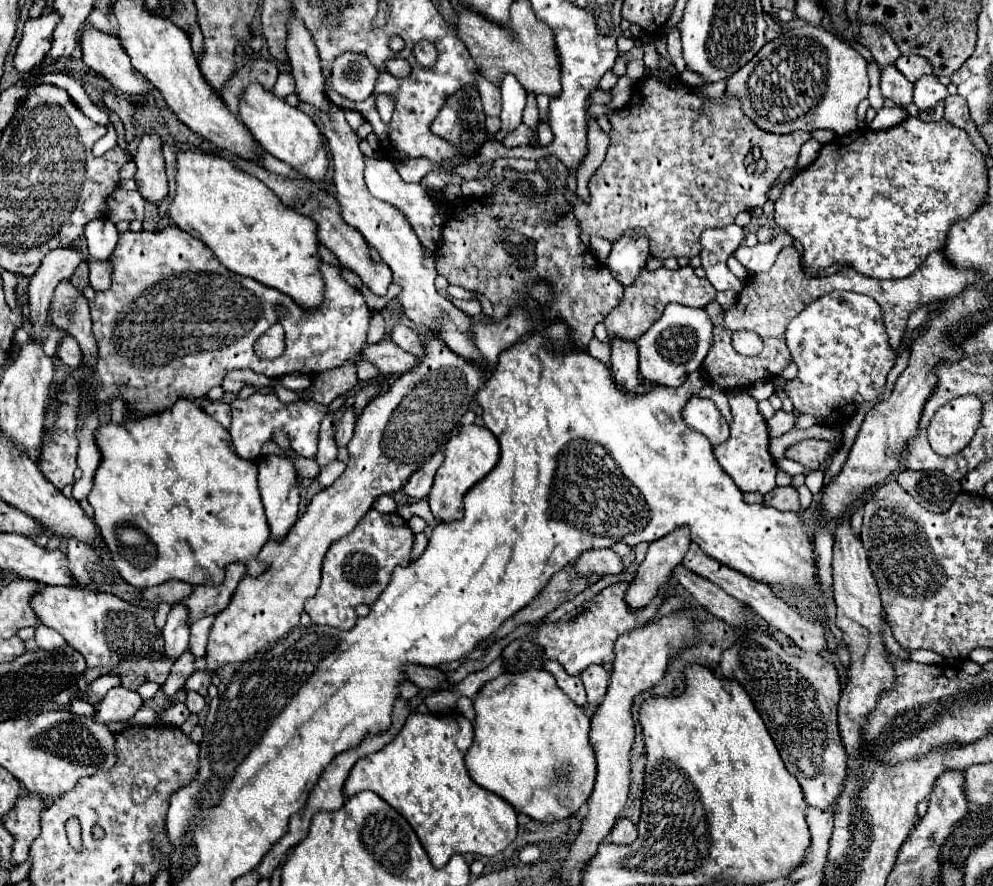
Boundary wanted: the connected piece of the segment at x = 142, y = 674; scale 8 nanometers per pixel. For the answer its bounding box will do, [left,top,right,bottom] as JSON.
[30,587,174,689]

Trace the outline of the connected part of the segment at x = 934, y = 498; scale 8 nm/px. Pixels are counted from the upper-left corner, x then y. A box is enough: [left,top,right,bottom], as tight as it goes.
[898,469,962,513]

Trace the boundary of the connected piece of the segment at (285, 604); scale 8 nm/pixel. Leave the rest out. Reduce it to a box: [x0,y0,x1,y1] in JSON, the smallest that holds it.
[206,335,488,671]

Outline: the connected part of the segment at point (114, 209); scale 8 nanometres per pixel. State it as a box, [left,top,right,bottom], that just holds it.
[108,189,144,221]

